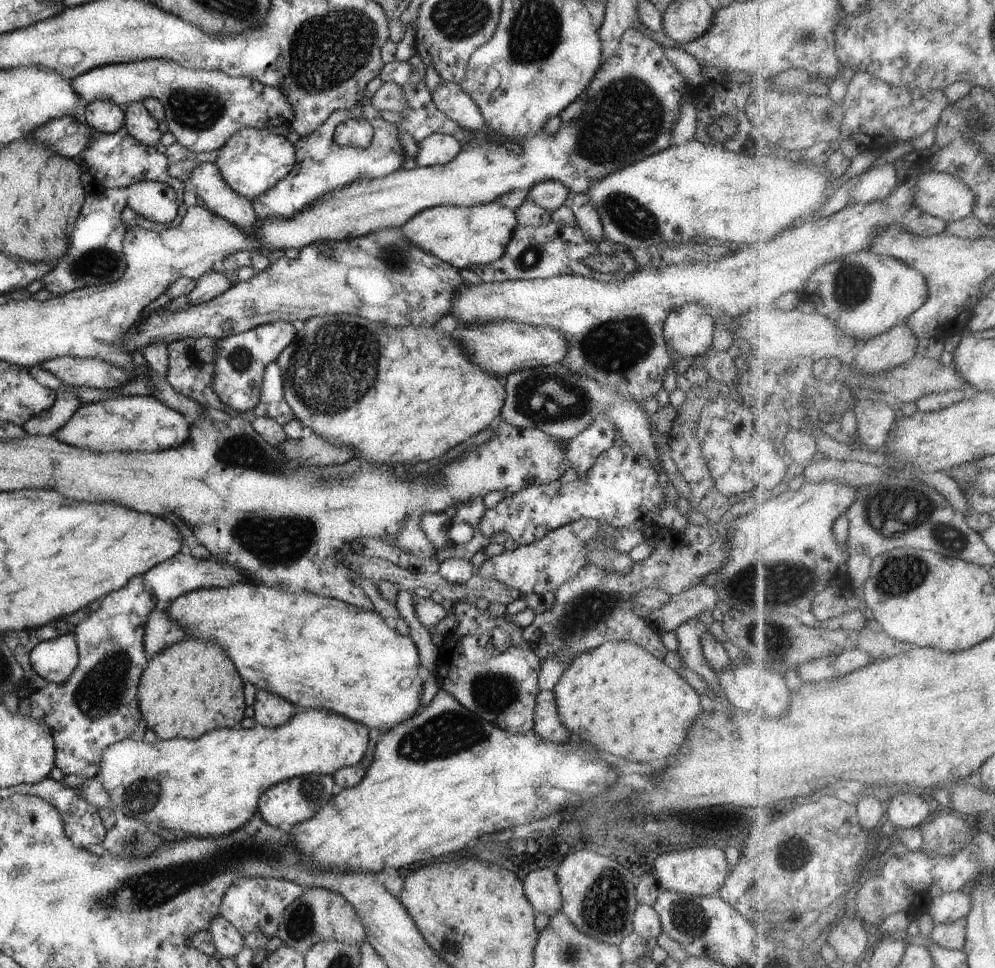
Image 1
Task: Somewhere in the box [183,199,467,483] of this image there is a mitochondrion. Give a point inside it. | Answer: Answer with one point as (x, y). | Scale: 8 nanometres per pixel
(336, 372)

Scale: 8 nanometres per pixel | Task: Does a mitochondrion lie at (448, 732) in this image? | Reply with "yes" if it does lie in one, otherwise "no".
yes

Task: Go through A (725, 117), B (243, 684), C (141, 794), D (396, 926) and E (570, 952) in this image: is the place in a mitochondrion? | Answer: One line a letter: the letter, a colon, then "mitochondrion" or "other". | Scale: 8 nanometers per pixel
A: other
B: other
C: mitochondrion
D: other
E: mitochondrion

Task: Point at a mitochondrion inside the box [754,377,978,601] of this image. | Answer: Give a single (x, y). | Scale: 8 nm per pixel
(890, 513)

